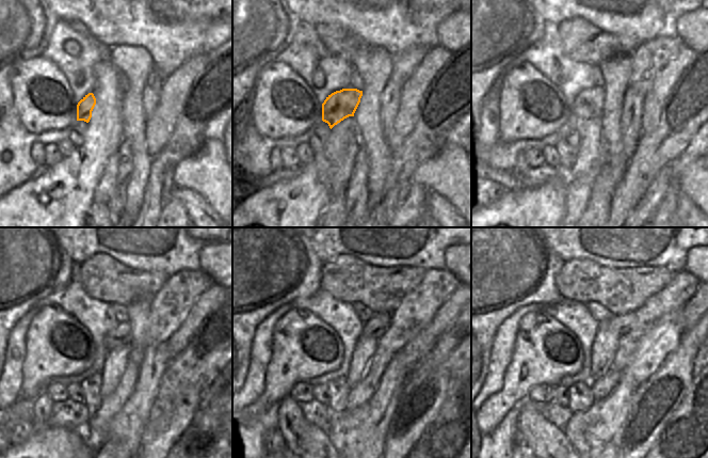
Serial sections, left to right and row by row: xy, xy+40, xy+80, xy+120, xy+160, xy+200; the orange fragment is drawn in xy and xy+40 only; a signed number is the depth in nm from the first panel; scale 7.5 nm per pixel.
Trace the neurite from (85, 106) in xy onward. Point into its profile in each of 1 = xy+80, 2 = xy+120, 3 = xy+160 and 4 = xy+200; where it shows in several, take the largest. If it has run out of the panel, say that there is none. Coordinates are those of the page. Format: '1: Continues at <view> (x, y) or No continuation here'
1: Continues at xy+80 (589, 103)
2: Continues at xy+120 (121, 335)
3: Continues at xy+160 (376, 327)
4: Continues at xy+200 (620, 324)

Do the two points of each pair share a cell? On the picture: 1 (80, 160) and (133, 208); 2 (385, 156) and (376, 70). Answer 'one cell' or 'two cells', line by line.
1: two cells
2: one cell

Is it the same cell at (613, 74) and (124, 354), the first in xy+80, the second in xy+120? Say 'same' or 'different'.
different

